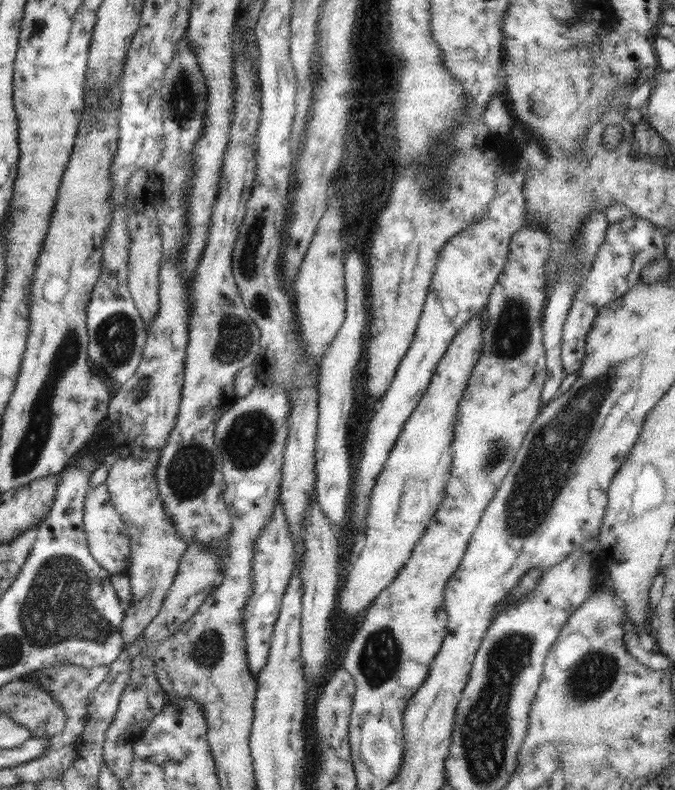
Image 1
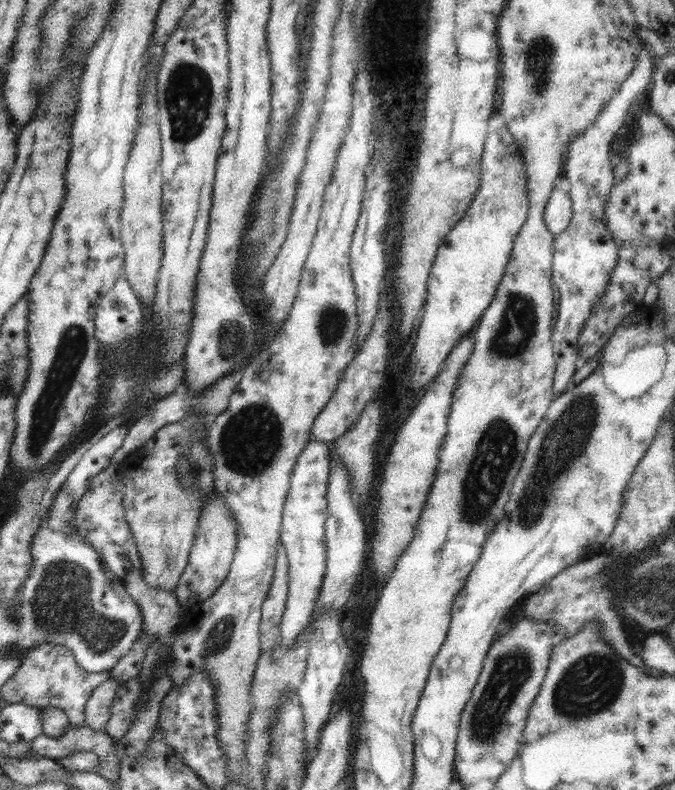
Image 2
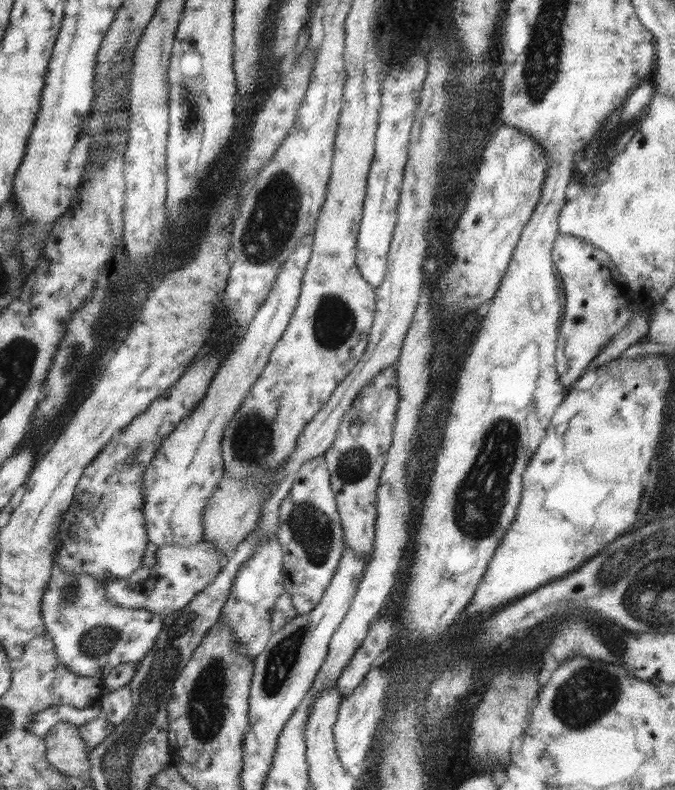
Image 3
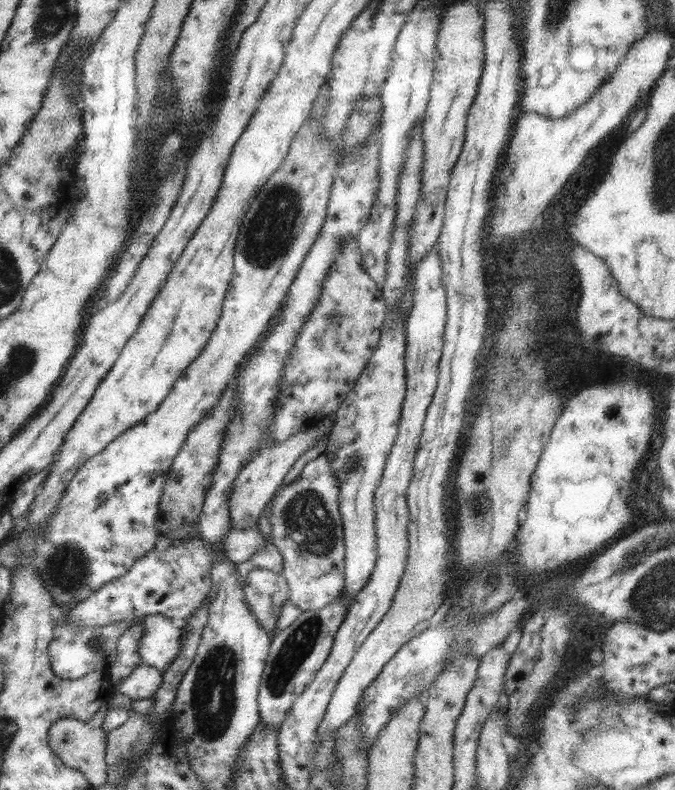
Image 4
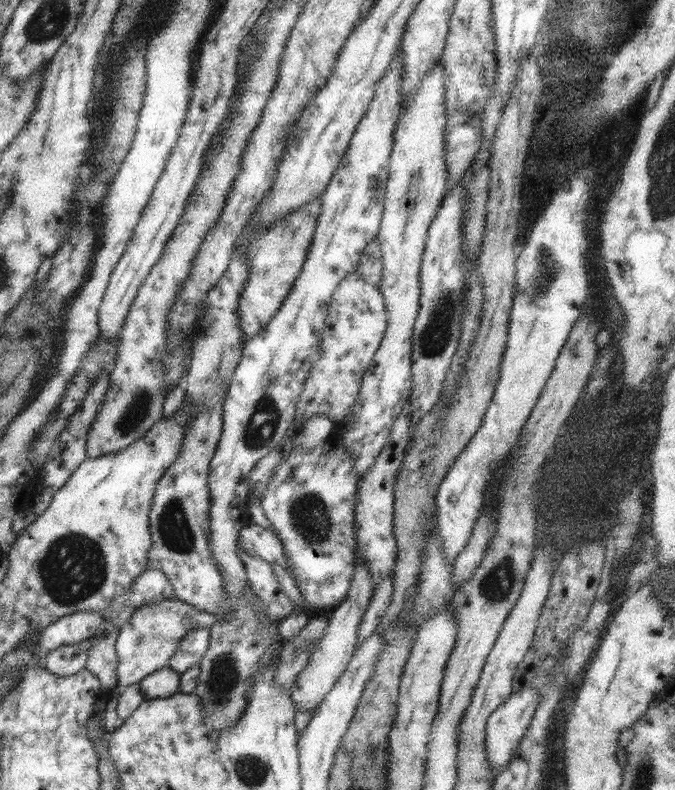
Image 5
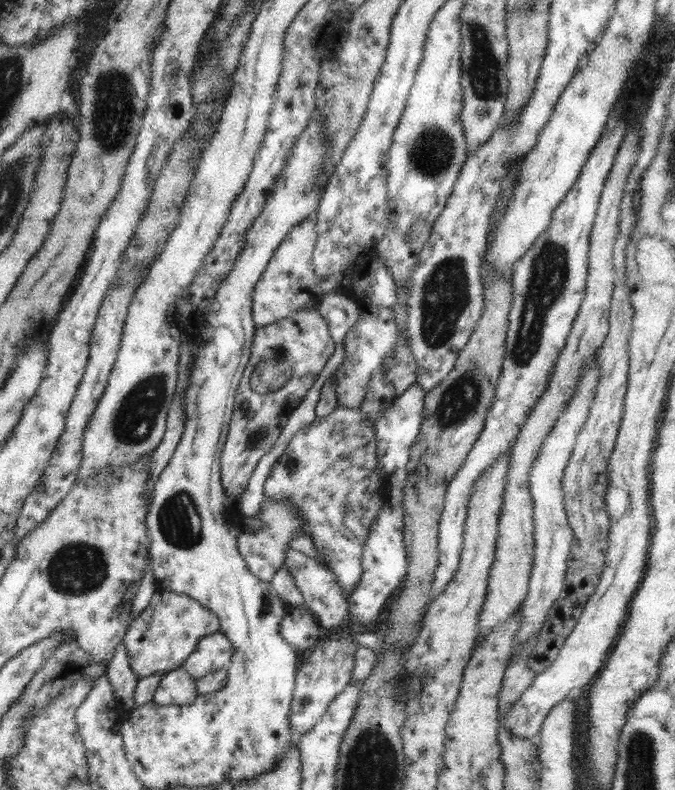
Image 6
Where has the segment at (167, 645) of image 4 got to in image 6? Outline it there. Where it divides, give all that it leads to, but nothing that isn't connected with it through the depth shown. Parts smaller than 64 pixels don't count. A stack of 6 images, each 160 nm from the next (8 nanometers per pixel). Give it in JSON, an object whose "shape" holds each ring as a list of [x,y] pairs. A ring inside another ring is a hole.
{"shape":[[[216,632],[200,638],[194,652],[184,660],[180,668],[198,680],[216,669],[224,668],[232,655],[231,642],[224,636],[224,632]]]}

